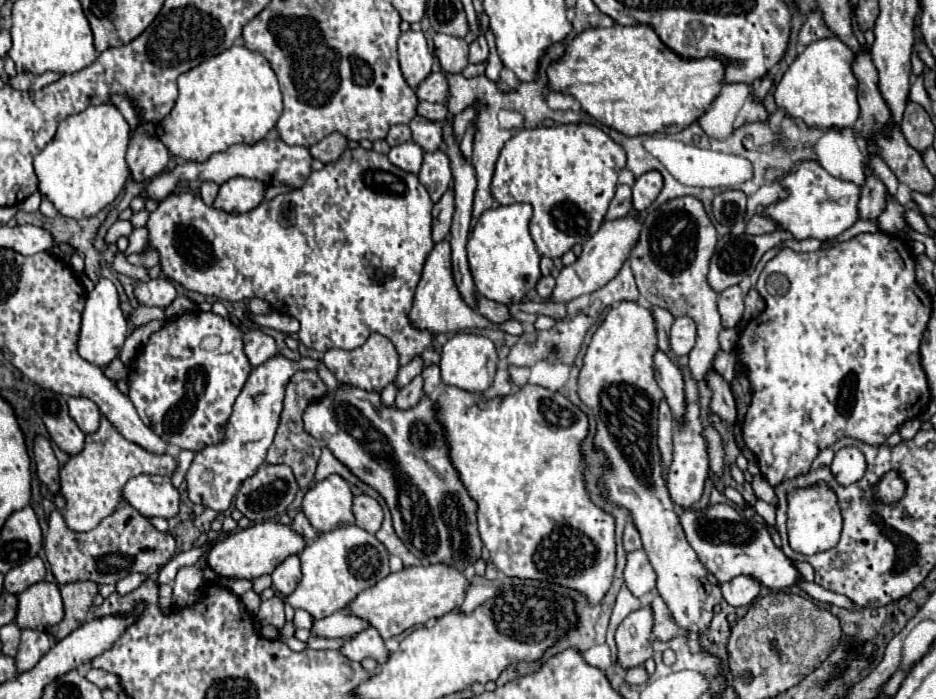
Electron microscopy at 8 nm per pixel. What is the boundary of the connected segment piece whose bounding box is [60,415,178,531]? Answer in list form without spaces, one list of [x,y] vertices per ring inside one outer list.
[[[102,415],[100,429],[86,437],[86,445],[80,455],[70,457],[70,461],[60,471],[62,495],[66,499],[64,519],[72,531],[90,531],[104,517],[116,511],[122,501],[122,489],[126,481],[134,475],[172,475],[178,467],[178,459],[170,453],[150,453],[140,445],[124,439],[114,425]]]

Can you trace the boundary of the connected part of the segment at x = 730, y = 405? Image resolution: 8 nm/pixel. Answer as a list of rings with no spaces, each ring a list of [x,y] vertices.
[[[712,371],[708,375],[708,385],[712,389],[710,413],[720,415],[722,421],[726,421],[726,423],[732,425],[736,421],[736,405],[734,405],[734,397],[732,397],[730,385],[716,371]]]

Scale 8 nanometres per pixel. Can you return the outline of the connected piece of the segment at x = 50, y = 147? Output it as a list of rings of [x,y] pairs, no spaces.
[[[96,105],[88,107],[86,111],[64,119],[58,125],[54,139],[34,157],[34,171],[38,177],[38,191],[56,207],[56,211],[64,217],[72,219],[86,219],[94,217],[98,211],[108,207],[124,189],[128,181],[128,167],[126,167],[126,149],[132,137],[130,125],[122,117],[122,113],[114,105]]]

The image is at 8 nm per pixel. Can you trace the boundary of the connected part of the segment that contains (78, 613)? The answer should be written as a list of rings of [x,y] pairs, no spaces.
[[[74,581],[60,587],[62,599],[64,599],[64,619],[56,627],[52,627],[52,633],[56,641],[70,635],[74,629],[80,627],[90,615],[92,599],[98,593],[98,585],[94,581]]]

